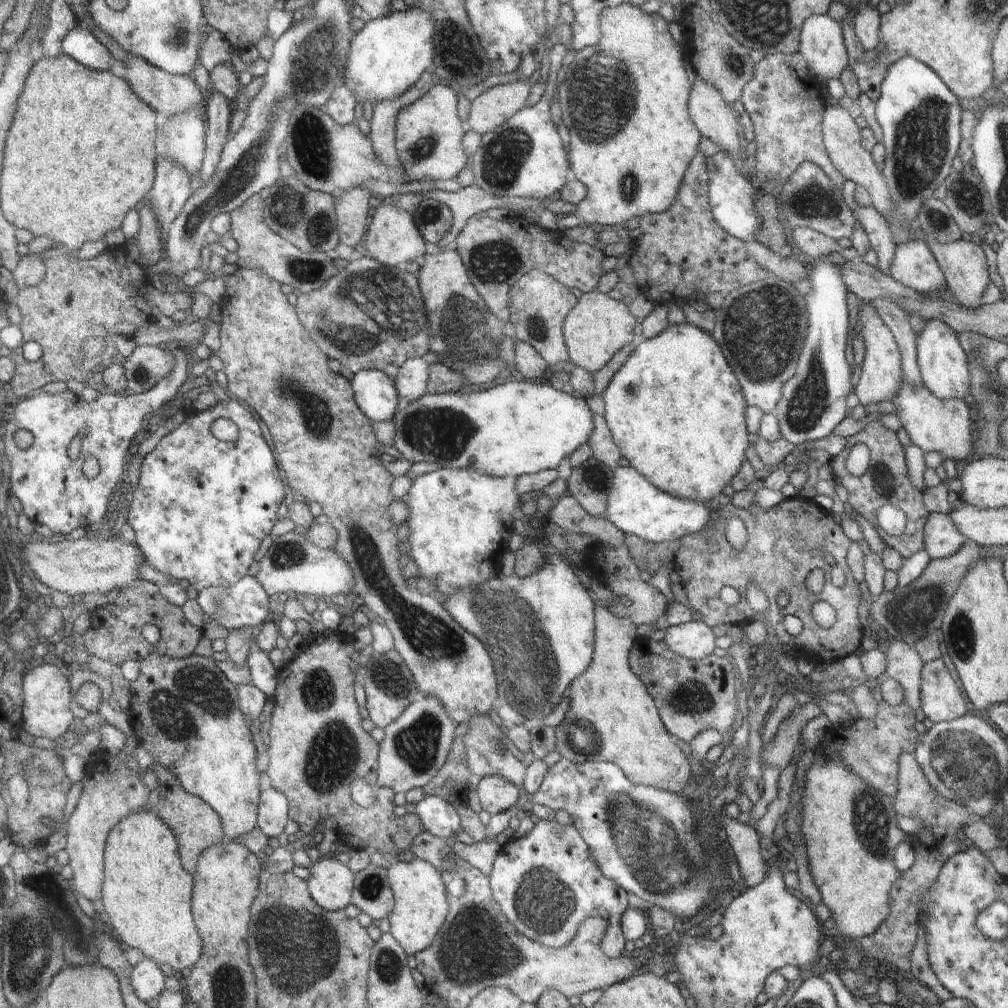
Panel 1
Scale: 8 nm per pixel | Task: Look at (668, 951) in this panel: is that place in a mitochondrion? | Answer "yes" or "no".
no

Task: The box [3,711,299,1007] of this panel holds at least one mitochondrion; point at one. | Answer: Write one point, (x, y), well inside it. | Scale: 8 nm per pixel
(33, 943)

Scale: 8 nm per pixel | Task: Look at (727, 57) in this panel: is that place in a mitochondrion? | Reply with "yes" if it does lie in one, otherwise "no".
yes

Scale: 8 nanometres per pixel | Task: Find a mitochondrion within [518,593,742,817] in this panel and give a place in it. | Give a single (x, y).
(585, 738)

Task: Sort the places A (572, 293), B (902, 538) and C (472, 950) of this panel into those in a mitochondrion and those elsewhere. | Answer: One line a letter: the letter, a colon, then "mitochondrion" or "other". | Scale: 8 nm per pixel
A: other
B: other
C: mitochondrion

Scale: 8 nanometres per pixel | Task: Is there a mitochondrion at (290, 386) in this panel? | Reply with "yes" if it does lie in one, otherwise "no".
yes

